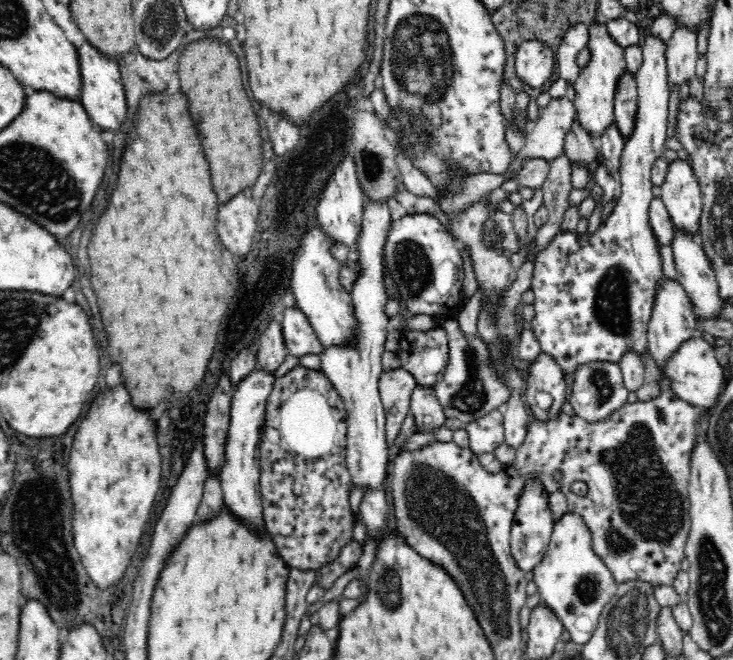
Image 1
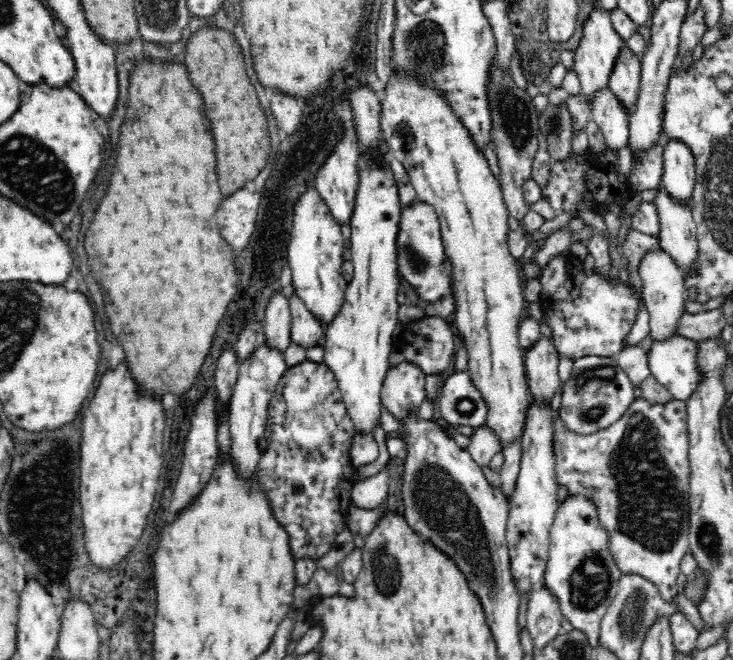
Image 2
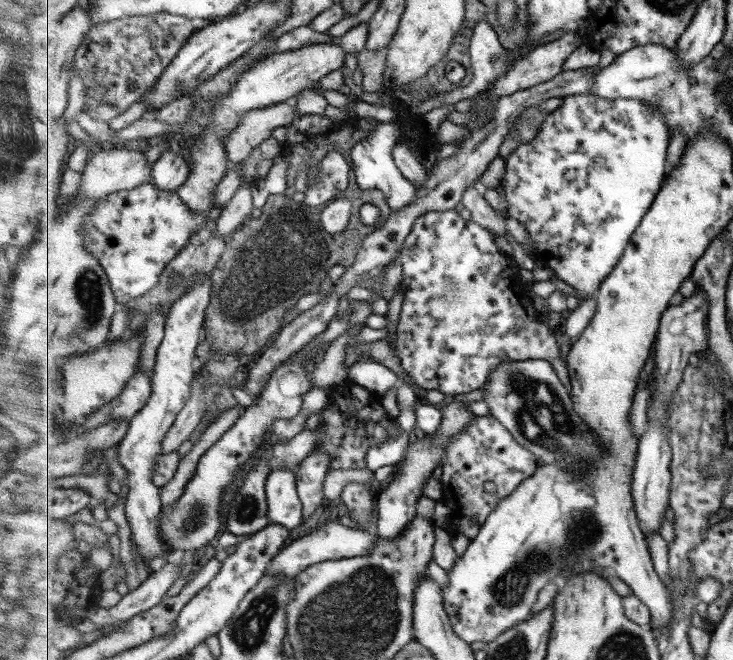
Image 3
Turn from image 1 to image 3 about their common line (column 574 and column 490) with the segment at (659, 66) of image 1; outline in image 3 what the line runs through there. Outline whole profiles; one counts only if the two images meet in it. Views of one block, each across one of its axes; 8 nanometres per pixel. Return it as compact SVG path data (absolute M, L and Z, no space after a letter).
M455 209L430 211L418 219L414 231L404 244L400 258L402 258L402 263L404 263L404 276L406 276L406 278L404 278L405 303L403 304L401 318L397 326L397 348L401 360L403 361L403 368L419 384L419 389L422 392L425 390L440 390L447 395L468 394L468 392L474 392L474 390L485 386L491 374L498 366L502 366L504 362L508 362L508 360L522 361L538 359L552 362L552 365L558 370L558 376L560 376L562 382L566 384L568 392L571 392L572 386L569 364L564 362L564 358L562 358L562 348L560 348L560 344L558 344L558 338L554 335L555 326L544 322L541 312L536 308L536 304L534 304L533 290L530 289L530 286L527 286L527 283L524 283L520 277L520 273L522 273L523 270L515 263L512 256L506 256L506 254L500 250L500 246L496 244L495 234L488 230L488 227L484 227L481 223L475 222L473 218L466 220L466 218Z

